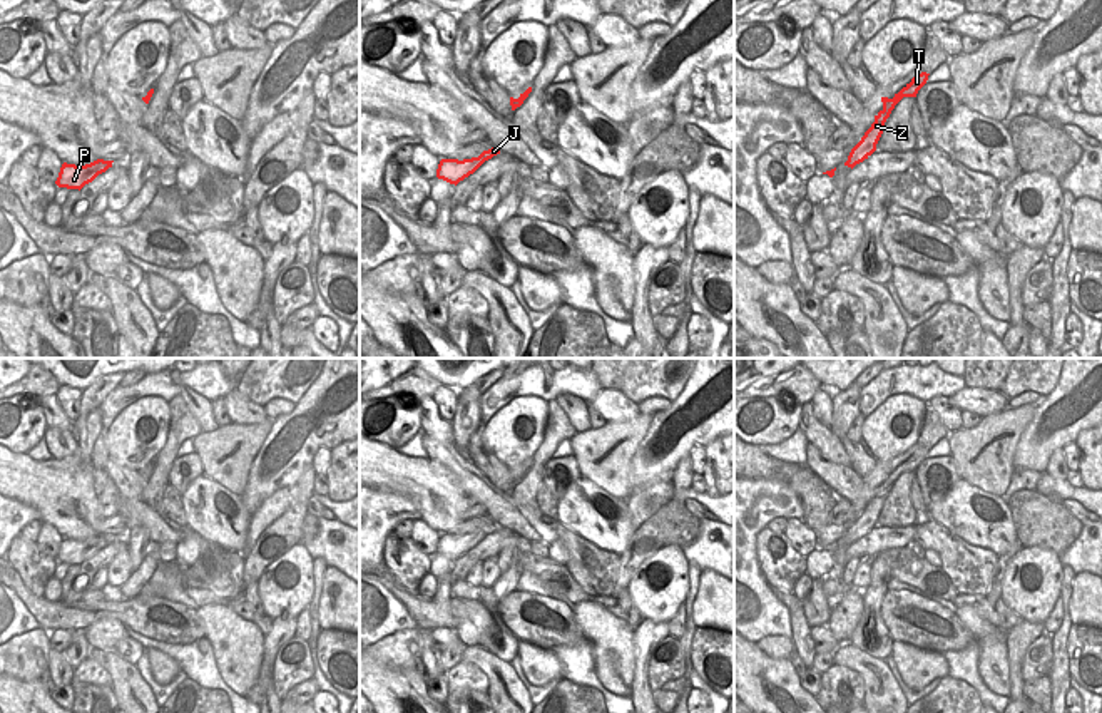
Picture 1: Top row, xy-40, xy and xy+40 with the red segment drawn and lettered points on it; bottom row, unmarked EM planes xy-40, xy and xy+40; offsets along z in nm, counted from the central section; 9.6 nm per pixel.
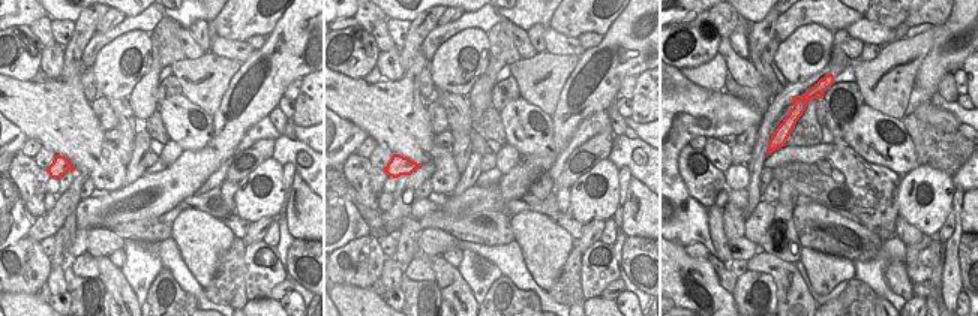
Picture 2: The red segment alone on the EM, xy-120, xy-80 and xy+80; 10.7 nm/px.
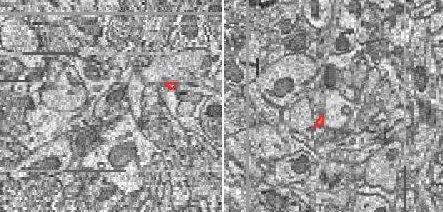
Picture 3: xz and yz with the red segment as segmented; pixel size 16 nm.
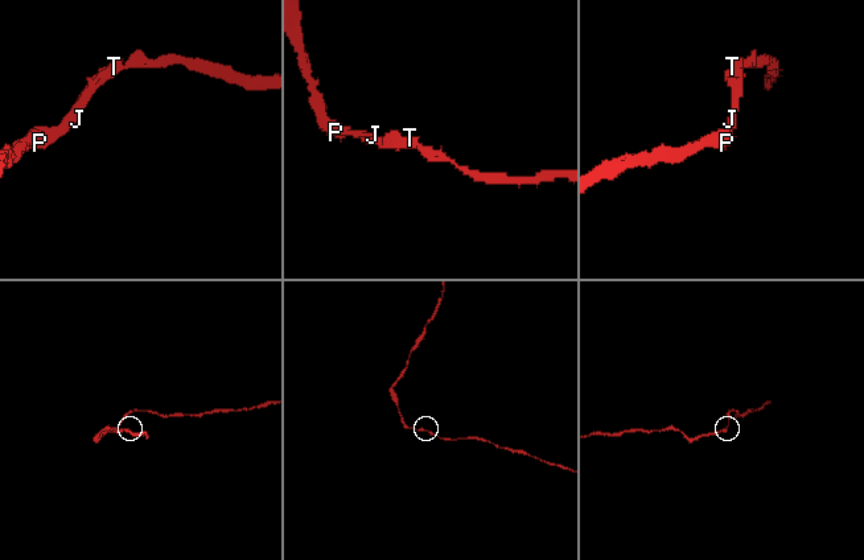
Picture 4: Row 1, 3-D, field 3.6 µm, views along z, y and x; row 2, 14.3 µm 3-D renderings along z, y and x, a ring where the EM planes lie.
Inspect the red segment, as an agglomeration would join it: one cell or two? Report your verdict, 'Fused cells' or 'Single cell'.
Single cell.

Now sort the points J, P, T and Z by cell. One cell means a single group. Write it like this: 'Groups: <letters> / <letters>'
Groups: J P T Z

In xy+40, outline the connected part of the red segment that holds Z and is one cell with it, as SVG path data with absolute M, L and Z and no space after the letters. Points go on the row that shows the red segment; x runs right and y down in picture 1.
M926 72L918 74L916 77L911 79L910 84L906 84L898 94L895 94L893 99L881 97L883 109L875 115L875 122L865 132L861 141L851 149L844 166L853 169L856 164L863 162L865 159L868 159L876 151L876 144L883 134L885 122L890 117L895 105L903 97L916 97L918 90L926 84L928 75L930 74L926 74Z

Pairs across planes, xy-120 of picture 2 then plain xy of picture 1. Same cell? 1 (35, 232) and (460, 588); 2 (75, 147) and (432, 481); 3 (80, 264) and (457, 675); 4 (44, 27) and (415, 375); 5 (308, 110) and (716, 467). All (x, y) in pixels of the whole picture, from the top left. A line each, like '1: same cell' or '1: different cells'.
1: different cells
2: same cell
3: same cell
4: different cells
5: same cell

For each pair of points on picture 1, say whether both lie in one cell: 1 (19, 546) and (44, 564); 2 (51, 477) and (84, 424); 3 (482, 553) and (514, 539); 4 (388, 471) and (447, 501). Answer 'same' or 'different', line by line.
1: same
2: same
3: same
4: same

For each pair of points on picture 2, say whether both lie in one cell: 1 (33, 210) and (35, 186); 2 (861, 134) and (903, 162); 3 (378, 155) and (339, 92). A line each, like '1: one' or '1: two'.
1: one
2: one
3: two

